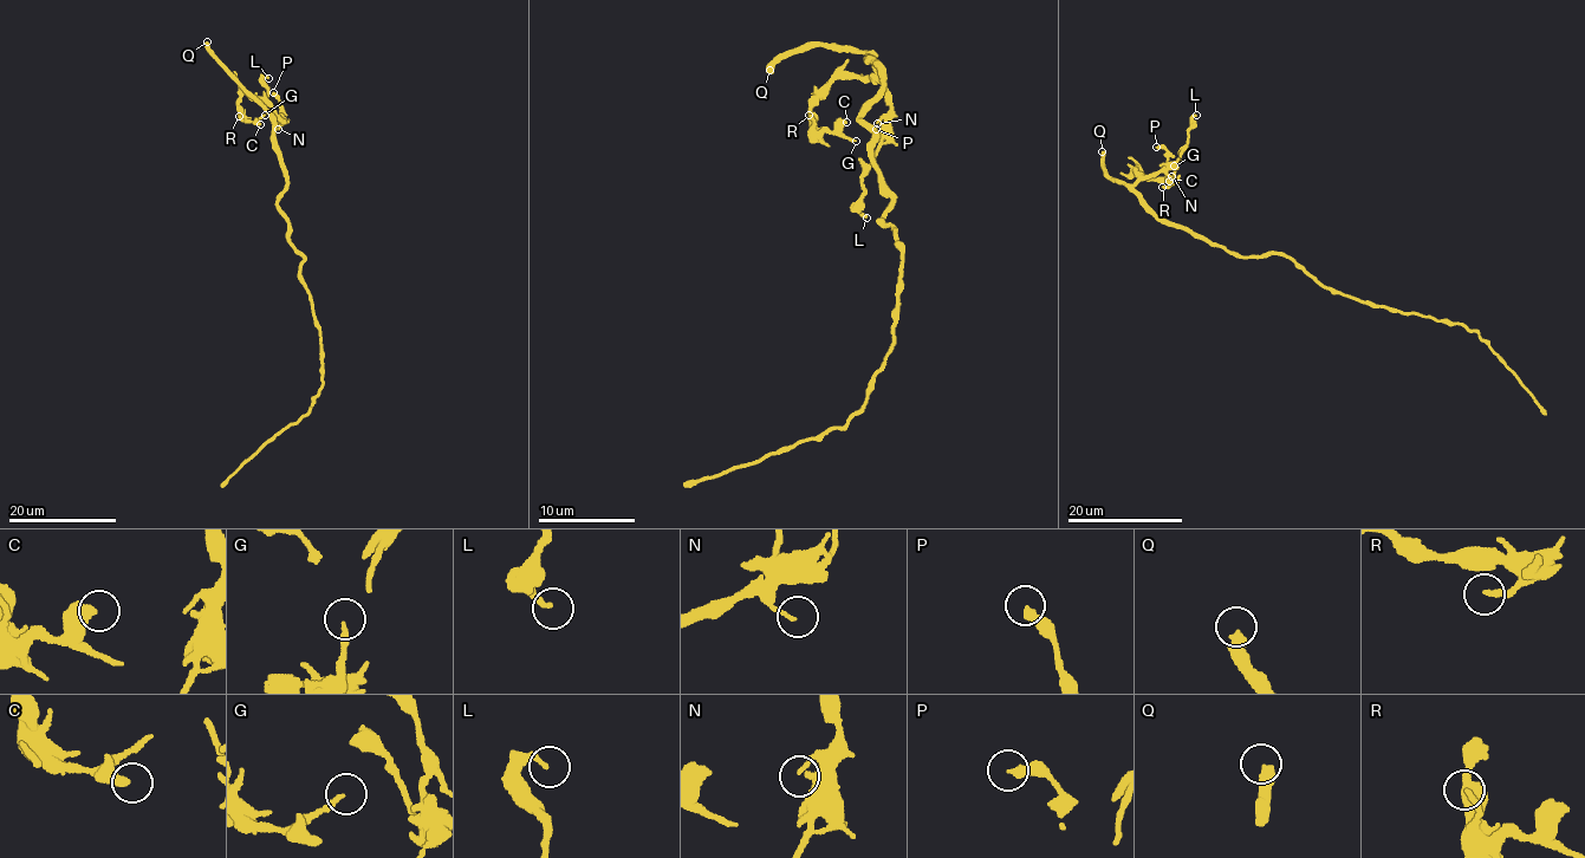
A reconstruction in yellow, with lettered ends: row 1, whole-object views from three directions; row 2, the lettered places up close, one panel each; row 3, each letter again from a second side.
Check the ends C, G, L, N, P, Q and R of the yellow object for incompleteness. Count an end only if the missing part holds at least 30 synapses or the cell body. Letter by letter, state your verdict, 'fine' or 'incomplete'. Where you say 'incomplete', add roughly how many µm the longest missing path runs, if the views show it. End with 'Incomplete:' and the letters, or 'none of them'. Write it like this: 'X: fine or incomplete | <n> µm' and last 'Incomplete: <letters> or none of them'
C: fine
G: fine
L: fine
N: fine
P: fine
Q: incomplete | 250 µm
R: fine
Incomplete: Q

